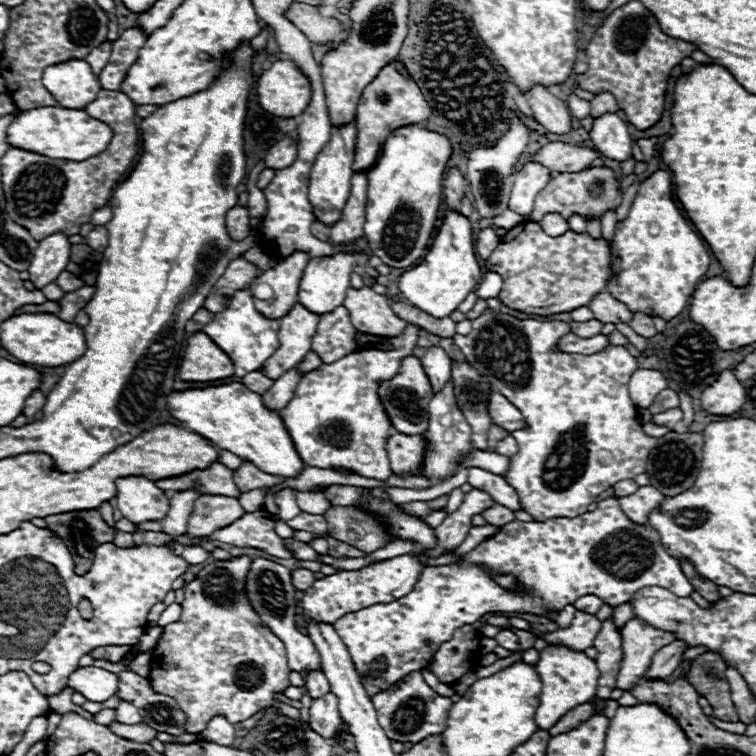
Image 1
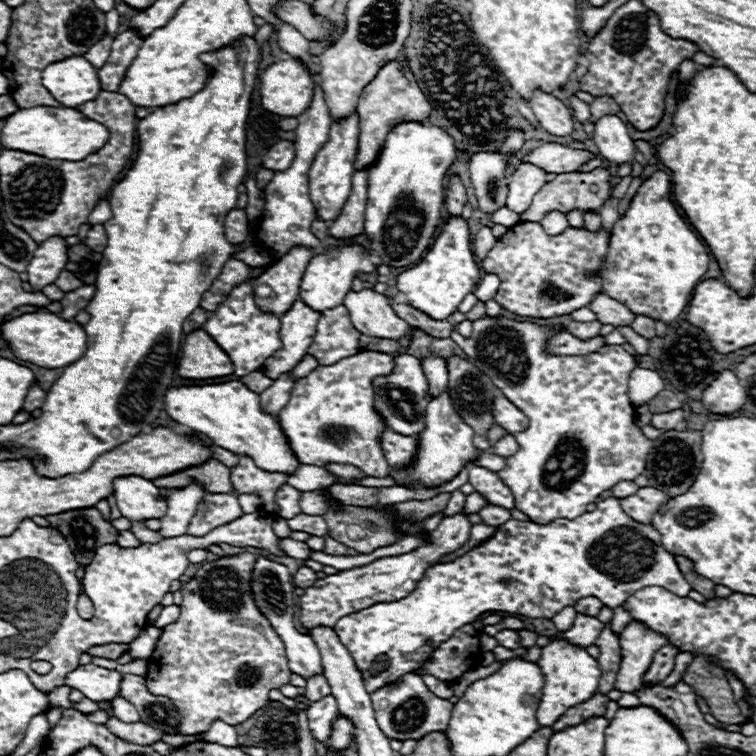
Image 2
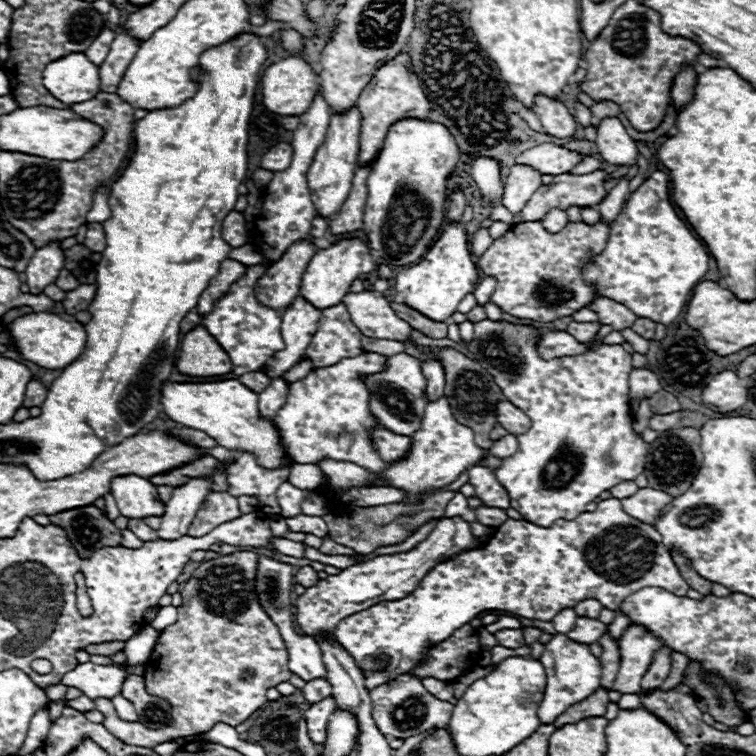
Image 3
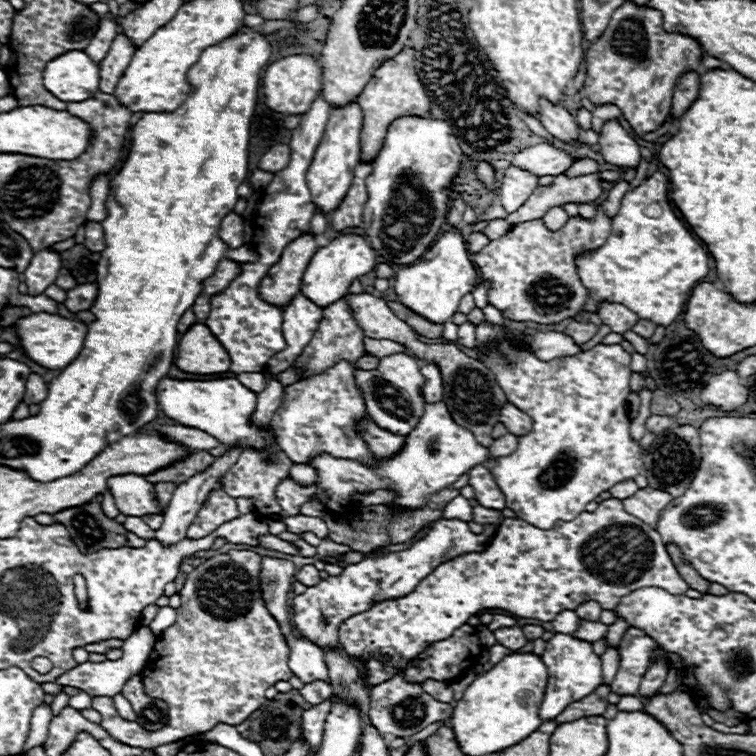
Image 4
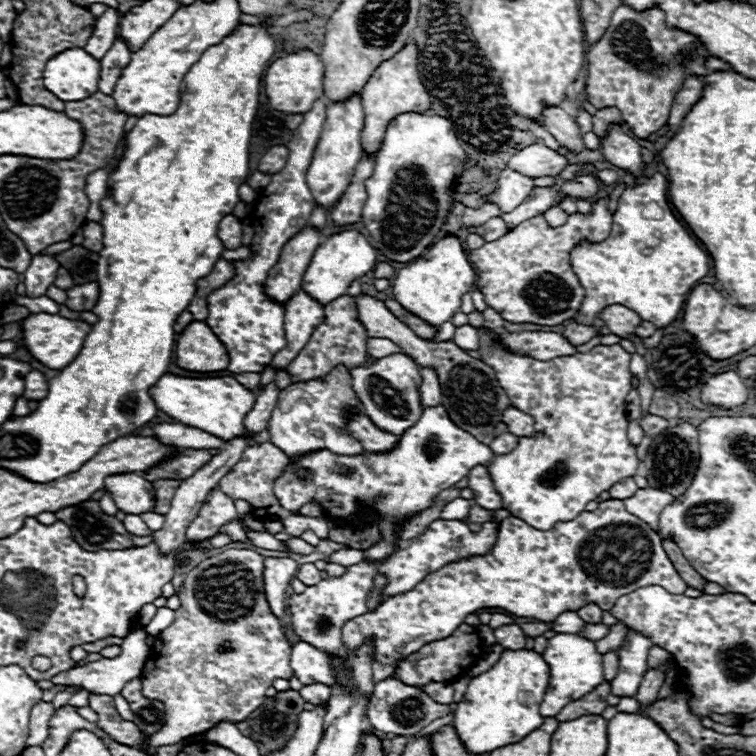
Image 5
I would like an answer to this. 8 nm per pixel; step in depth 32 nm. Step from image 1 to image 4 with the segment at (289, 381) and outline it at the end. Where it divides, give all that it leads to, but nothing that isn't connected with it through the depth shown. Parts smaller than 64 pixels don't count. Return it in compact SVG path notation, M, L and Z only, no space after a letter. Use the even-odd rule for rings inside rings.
M274 378L268 382L268 386L258 392L258 404L256 404L256 412L254 412L254 422L258 424L266 424L270 422L270 418L274 416L274 412L280 408L282 404L282 396L284 396L284 386Z

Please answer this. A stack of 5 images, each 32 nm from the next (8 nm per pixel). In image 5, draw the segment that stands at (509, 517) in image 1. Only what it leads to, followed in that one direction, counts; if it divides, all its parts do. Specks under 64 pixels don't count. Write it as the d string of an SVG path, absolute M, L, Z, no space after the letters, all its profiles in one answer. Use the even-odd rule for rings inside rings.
M474 504L470 508L470 518L464 520L466 524L470 522L476 522L476 524L484 524L484 522L492 522L492 510L486 510L486 508L480 508L478 504Z

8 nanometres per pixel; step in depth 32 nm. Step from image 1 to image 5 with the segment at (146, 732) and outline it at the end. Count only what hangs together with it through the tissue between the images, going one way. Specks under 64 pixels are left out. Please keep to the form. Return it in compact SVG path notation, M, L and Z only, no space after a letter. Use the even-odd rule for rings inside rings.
M226 550L206 558L186 574L182 588L176 592L182 602L176 610L176 620L154 638L150 656L140 675L144 696L160 700L165 706L164 726L156 734L146 736L134 722L114 722L114 740L118 738L118 742L126 746L142 746L148 742L158 748L202 734L218 722L238 724L266 700L266 688L270 688L276 678L290 680L294 676L290 670L290 644L278 618L270 616L270 608L264 600L262 570L264 556L252 550Z

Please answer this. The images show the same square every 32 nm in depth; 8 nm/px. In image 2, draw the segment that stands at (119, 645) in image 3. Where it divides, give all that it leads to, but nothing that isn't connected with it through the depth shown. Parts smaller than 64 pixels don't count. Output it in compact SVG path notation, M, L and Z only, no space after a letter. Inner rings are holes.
M104 644L104 646L94 646L94 648L90 648L88 654L90 654L90 656L98 656L98 658L116 660L116 658L120 658L126 650L128 650L128 644Z

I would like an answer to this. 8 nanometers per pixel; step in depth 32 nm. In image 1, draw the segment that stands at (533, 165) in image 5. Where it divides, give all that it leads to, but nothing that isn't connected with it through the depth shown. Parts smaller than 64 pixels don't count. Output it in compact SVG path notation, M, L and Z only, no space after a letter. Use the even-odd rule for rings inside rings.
M550 142L544 148L540 148L534 156L536 162L544 164L552 172L580 172L588 168L596 158L602 154L598 150L566 144L566 142Z

